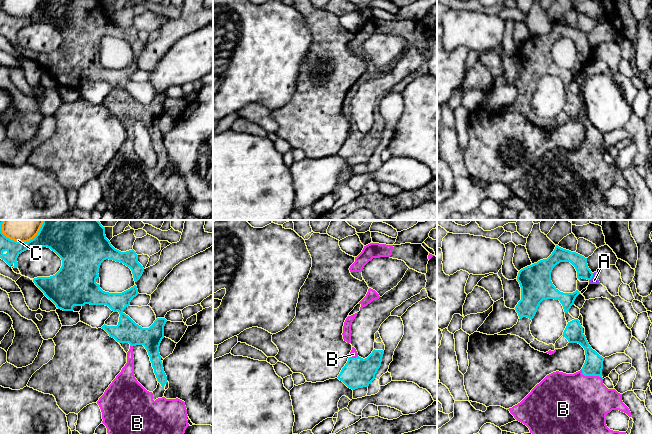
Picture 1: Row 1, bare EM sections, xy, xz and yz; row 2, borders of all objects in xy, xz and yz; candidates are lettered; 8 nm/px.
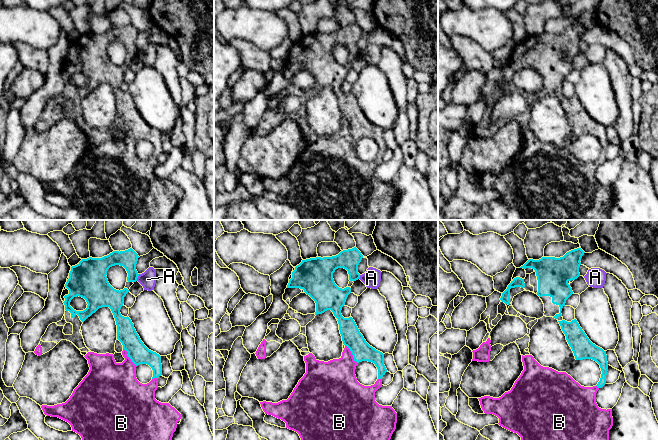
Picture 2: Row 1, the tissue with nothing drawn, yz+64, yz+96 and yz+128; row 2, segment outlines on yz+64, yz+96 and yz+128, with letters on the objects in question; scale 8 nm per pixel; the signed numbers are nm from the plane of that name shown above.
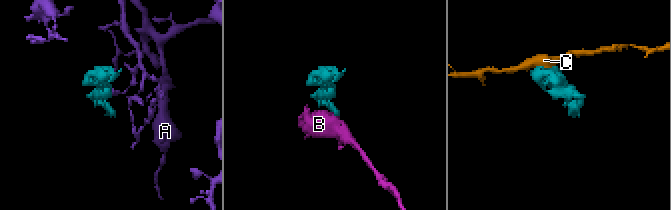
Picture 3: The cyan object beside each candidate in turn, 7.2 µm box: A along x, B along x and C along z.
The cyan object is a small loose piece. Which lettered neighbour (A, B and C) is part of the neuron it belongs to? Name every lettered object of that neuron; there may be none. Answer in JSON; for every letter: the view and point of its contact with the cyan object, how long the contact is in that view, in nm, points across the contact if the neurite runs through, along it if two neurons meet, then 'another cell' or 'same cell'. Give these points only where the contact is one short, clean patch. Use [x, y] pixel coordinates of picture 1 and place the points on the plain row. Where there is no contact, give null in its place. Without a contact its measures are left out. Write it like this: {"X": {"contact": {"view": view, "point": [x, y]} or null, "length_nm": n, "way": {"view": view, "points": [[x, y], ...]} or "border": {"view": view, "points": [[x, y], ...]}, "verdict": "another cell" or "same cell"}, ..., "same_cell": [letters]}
{"A": {"contact": {"view": "yz", "point": [592, 52]}, "length_nm": 70, "border": {"view": "yz", "points": [[593, 49], [589, 56]]}, "verdict": "another cell"}, "B": {"contact": {"view": "yz", "point": [590, 151]}, "length_nm": 190, "verdict": "same cell"}, "C": {"contact": {"view": "xy", "point": [23, 18]}, "length_nm": 340, "verdict": "another cell"}, "same_cell": ["B"]}

